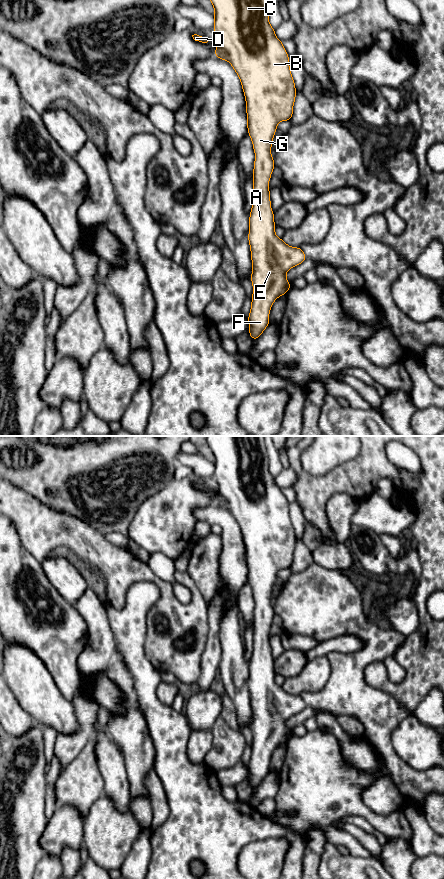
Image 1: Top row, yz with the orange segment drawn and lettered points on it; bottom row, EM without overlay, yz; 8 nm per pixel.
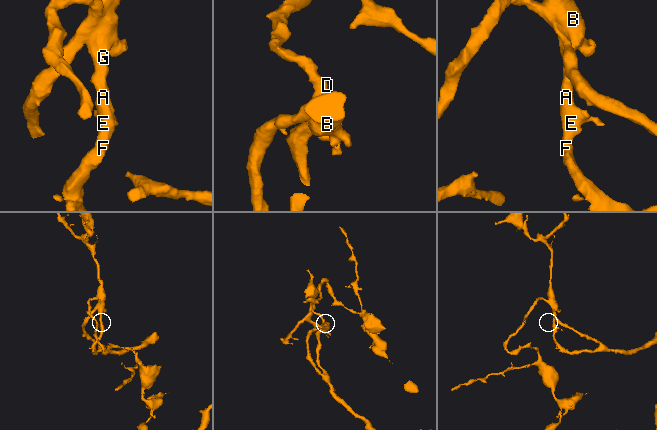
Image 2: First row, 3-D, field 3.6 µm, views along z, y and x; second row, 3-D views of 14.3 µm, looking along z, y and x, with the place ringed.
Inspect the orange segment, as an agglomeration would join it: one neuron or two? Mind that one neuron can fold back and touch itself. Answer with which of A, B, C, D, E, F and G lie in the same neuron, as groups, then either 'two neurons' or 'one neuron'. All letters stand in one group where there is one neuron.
A B C D E F G | one neuron

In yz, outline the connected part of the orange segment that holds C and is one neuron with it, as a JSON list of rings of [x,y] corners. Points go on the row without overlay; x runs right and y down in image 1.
[[[206,436],[206,442],[214,455],[214,481],[217,492],[214,504],[228,509],[237,521],[246,549],[247,577],[253,592],[255,609],[253,616],[253,653],[249,663],[248,689],[251,699],[253,742],[251,758],[248,764],[249,783],[258,787],[270,772],[269,762],[274,749],[285,743],[291,736],[286,726],[289,717],[303,711],[307,705],[300,695],[291,695],[275,682],[274,660],[271,657],[269,629],[275,615],[271,604],[271,595],[277,573],[281,569],[290,569],[297,538],[289,515],[289,503],[282,489],[276,485],[275,477],[269,471],[269,457],[264,436]]]

